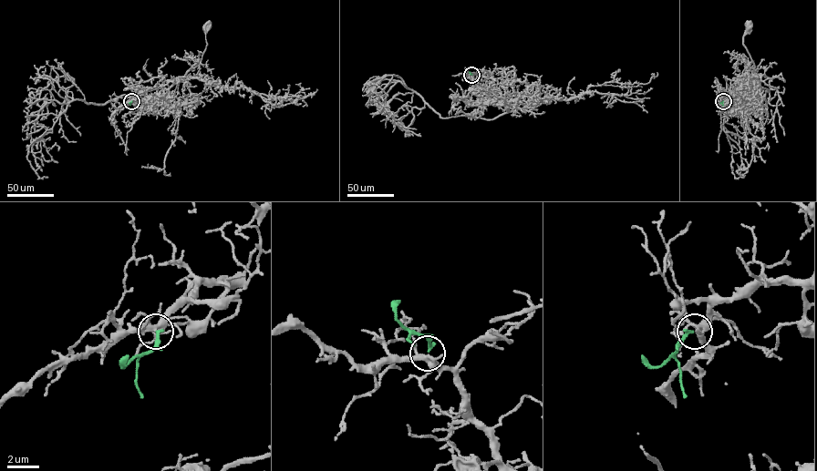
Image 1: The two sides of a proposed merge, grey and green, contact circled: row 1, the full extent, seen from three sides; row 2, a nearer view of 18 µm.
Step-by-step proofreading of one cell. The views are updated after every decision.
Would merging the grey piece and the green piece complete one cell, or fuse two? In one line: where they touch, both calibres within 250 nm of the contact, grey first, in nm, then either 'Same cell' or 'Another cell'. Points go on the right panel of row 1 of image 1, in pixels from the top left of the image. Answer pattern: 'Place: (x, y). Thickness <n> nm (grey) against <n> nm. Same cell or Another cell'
Place: (723, 101). Thickness 300 nm (grey) against 240 nm. Same cell

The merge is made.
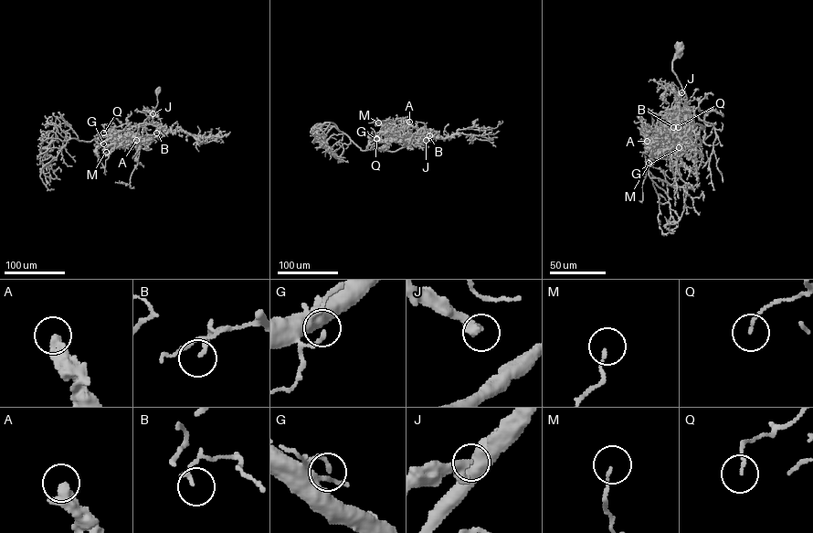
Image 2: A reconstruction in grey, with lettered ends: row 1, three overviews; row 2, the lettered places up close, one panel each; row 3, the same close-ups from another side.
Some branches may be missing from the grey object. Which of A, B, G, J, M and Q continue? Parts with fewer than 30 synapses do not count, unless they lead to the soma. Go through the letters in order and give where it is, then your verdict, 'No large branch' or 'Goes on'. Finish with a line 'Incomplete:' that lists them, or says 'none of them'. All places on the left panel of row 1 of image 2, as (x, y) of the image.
A: Place: (136, 140). No large branch
B: Place: (156, 133). No large branch
G: Place: (103, 143). No large branch
J: Place: (153, 113). Goes on
M: Place: (106, 152). No large branch
Q: Place: (103, 133). No large branch
Incomplete: J

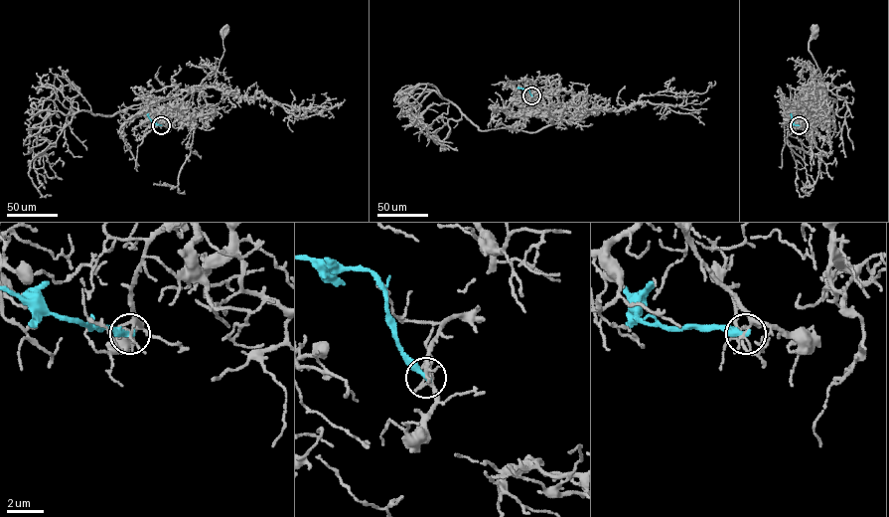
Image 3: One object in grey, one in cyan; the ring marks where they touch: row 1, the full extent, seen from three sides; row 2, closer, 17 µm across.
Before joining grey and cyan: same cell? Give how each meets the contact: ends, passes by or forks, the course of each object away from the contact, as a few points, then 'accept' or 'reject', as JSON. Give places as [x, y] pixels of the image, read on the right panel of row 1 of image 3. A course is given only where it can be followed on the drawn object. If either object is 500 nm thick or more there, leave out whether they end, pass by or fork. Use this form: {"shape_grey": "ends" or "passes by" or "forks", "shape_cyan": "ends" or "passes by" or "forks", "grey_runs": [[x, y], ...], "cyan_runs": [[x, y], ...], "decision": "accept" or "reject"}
{"shape_grey": "forks", "shape_cyan": "ends", "grey_runs": [[799, 125], [799, 114], [819, 110], [827, 98], [821, 74], [808, 49], [814, 31]], "cyan_runs": [[799, 125], [793, 124], [791, 113]], "decision": "reject"}

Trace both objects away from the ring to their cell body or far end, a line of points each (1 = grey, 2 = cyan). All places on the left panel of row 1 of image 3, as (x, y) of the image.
1: (161, 125), (166, 111), (176, 110), (184, 98), (218, 68), (224, 50), (224, 31)
2: (161, 125), (154, 122), (148, 113)

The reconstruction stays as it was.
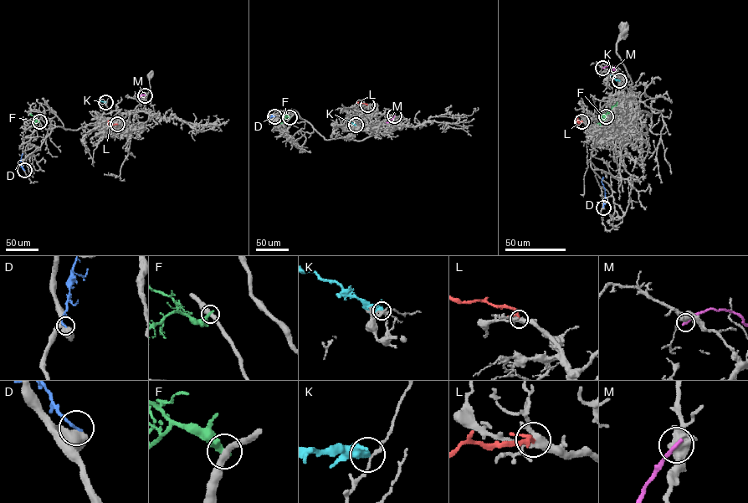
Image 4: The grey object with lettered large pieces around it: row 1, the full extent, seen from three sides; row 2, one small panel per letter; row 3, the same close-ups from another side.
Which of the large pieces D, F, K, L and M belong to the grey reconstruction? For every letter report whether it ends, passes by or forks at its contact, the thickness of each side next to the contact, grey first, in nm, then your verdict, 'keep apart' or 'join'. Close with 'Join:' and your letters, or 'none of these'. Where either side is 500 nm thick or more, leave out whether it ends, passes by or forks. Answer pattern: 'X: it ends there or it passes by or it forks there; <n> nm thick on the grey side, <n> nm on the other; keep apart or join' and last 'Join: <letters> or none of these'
D: 550 nm thick on the grey side, 170 nm on the other; keep apart
F: it ends there; 360 nm thick on the grey side, 360 nm on the other; keep apart
K: it passes by; 140 nm thick on the grey side, 360 nm on the other; keep apart
L: it passes by; 340 nm thick on the grey side, 170 nm on the other; join
M: it ends there; 440 nm thick on the grey side, 240 nm on the other; keep apart
Join: L

